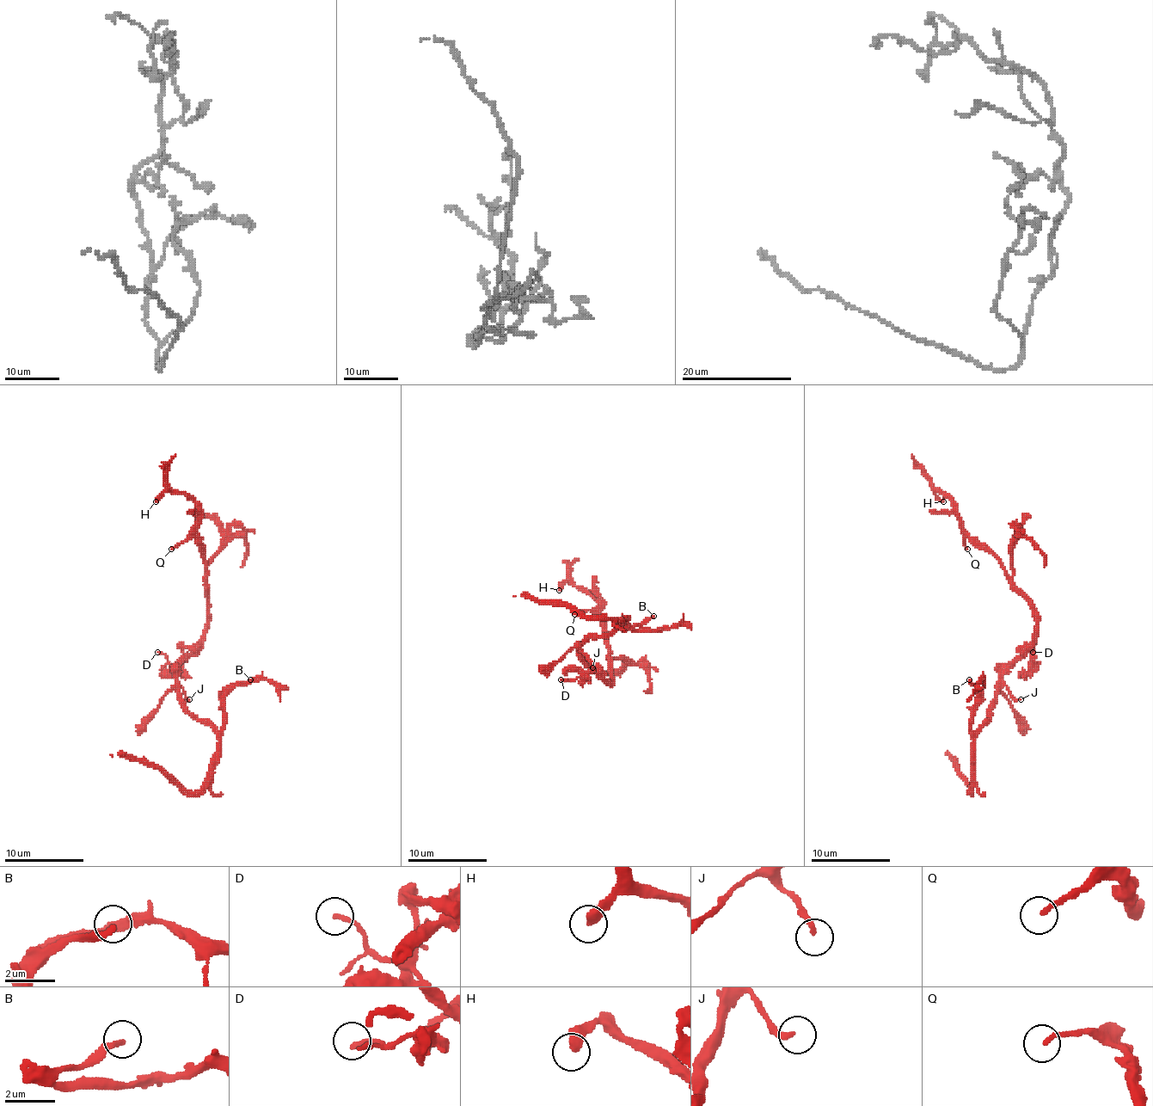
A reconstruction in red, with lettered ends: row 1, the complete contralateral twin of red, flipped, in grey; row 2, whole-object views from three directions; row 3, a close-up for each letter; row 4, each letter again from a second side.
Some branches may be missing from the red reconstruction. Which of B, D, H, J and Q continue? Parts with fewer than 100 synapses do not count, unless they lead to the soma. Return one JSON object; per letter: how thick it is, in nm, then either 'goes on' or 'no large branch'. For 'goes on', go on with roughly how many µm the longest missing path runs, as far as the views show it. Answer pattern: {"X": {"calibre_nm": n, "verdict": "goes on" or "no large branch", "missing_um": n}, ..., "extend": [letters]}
{"B": {"calibre_nm": 200, "verdict": "goes on", "missing_um": 20}, "D": {"calibre_nm": 170, "verdict": "no large branch"}, "H": {"calibre_nm": 360, "verdict": "no large branch"}, "J": {"calibre_nm": 190, "verdict": "no large branch"}, "Q": {"calibre_nm": 160, "verdict": "no large branch"}, "extend": ["B"]}

